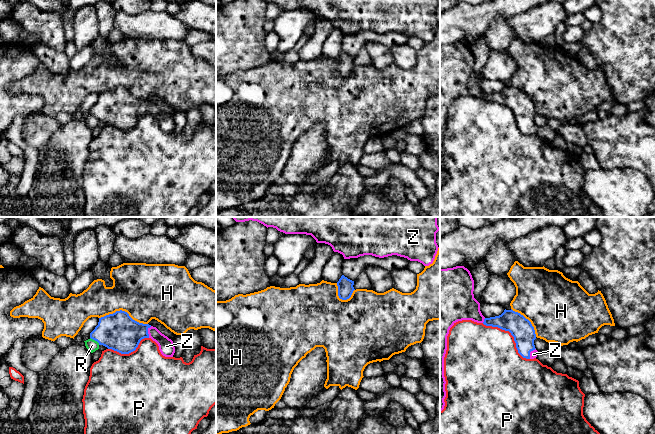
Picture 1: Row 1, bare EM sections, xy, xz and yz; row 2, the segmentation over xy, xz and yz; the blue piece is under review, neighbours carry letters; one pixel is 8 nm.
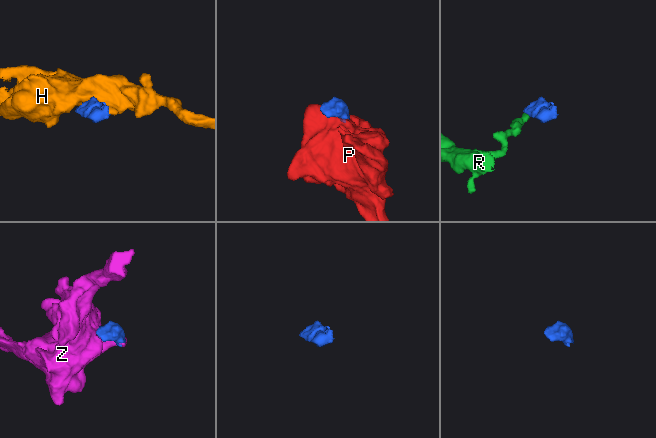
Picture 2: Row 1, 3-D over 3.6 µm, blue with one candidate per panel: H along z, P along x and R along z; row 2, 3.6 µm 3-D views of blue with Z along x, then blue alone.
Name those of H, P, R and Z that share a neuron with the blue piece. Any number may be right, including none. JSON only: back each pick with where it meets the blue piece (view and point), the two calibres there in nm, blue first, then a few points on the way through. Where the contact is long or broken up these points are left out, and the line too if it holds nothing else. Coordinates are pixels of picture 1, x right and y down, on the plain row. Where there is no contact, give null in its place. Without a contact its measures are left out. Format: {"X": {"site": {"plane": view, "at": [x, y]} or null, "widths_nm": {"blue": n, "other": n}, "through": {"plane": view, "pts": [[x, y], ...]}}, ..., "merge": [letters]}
{"Z": {"site": {"plane": "xy", "at": [147, 108]}, "widths_nm": {"blue": 300, "other": 120}}, "merge": ["Z"]}

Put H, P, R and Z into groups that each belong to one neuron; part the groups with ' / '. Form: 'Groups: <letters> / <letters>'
Groups: H / P / R / Z

